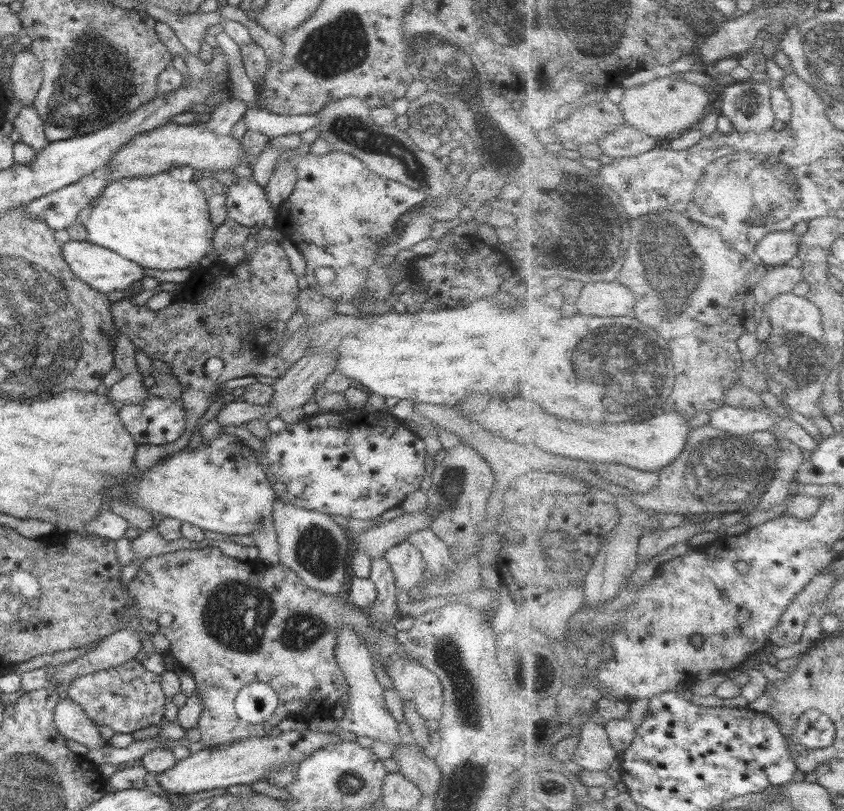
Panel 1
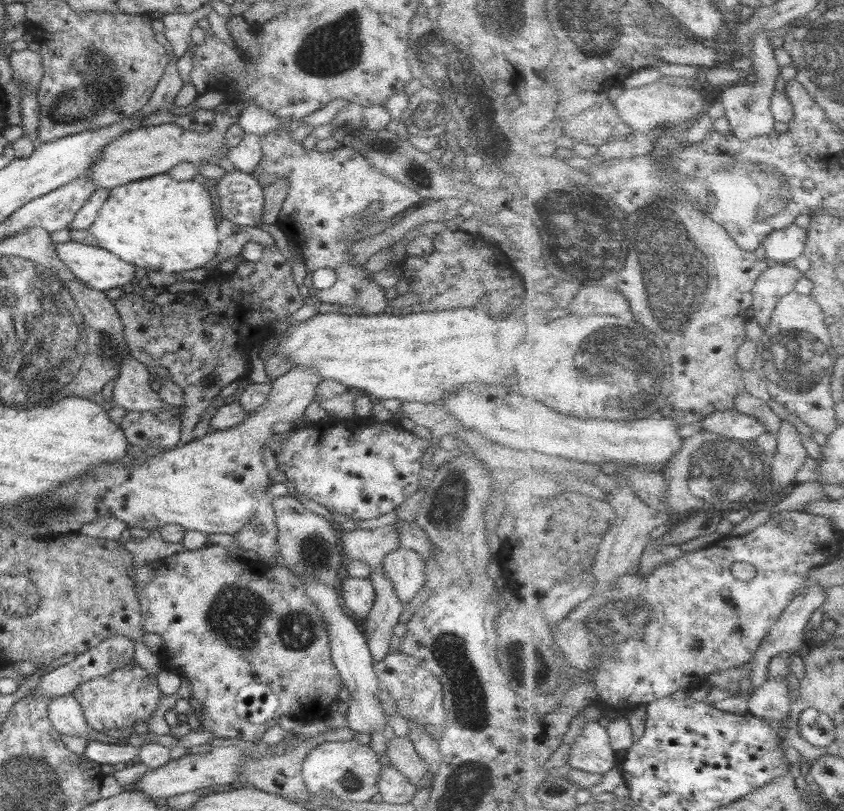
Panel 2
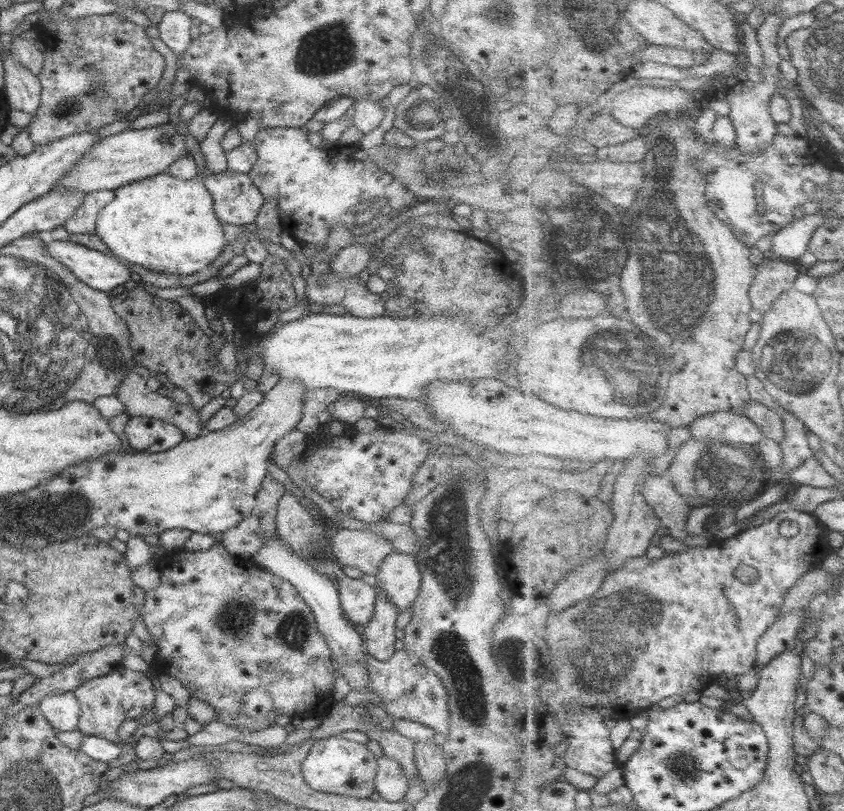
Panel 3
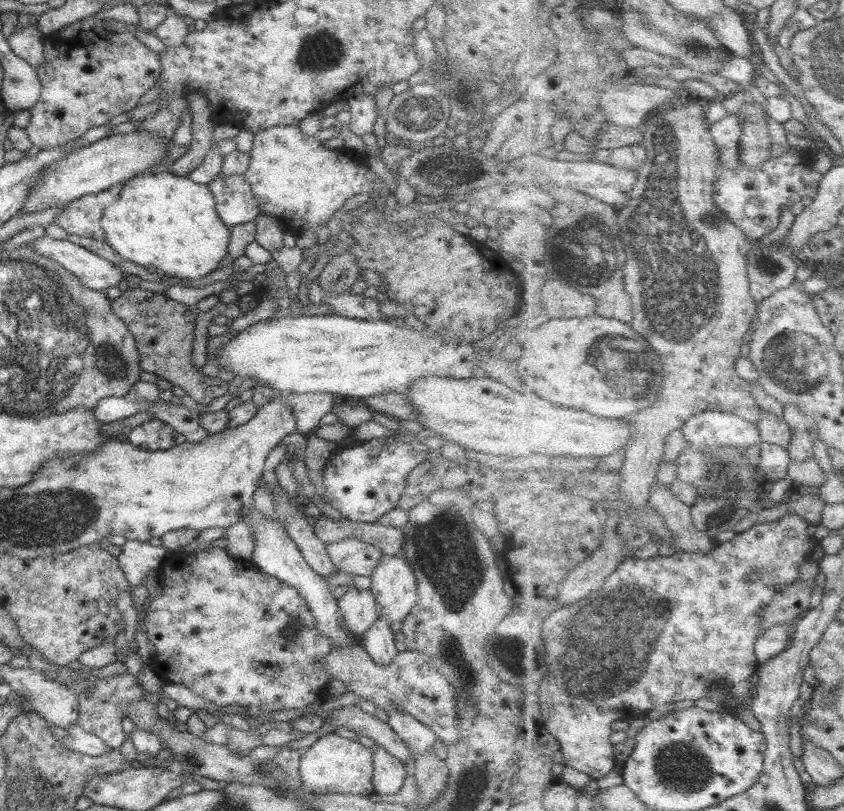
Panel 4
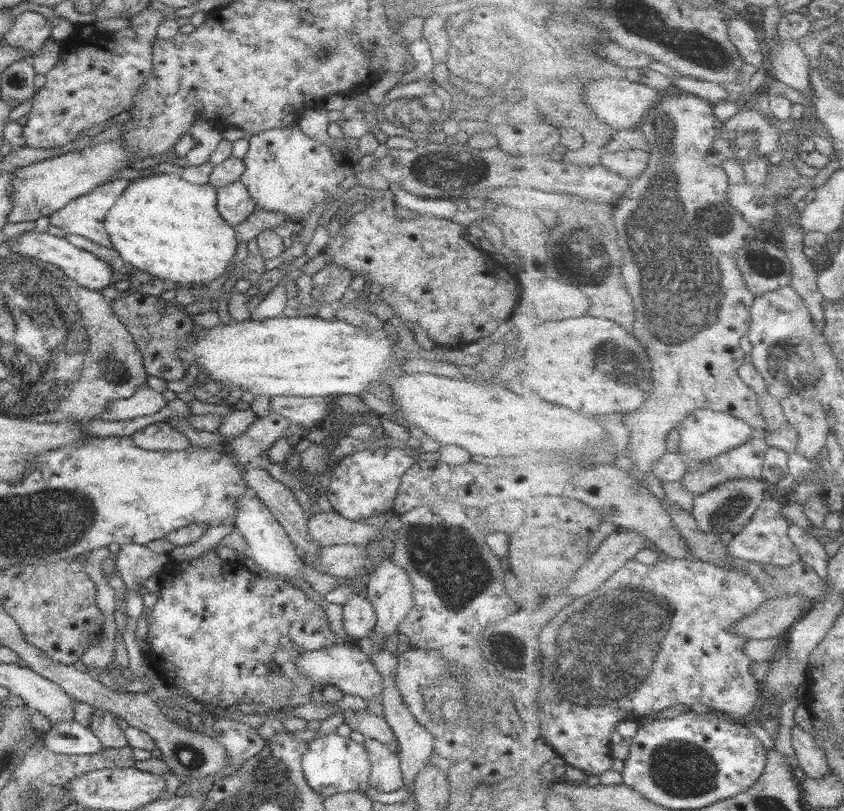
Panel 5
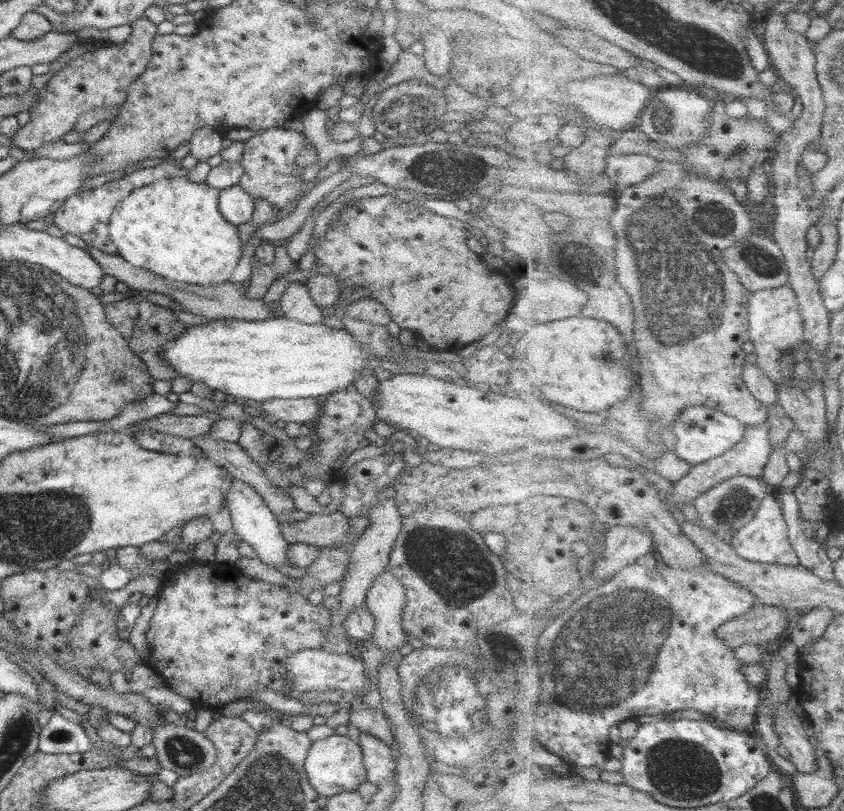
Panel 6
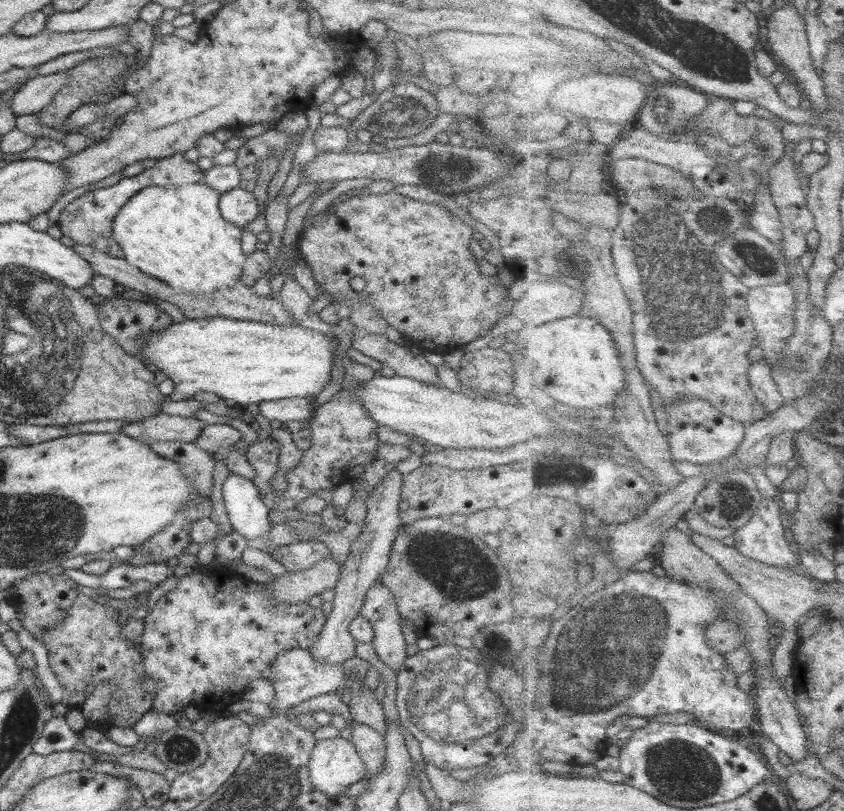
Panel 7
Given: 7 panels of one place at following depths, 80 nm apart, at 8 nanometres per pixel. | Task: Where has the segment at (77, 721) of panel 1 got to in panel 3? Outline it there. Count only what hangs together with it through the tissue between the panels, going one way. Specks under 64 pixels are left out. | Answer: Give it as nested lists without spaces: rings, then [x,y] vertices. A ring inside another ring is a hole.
[[[72,691],[48,694],[36,706],[41,711],[43,718],[55,730],[61,730],[61,732],[77,730],[80,706]]]

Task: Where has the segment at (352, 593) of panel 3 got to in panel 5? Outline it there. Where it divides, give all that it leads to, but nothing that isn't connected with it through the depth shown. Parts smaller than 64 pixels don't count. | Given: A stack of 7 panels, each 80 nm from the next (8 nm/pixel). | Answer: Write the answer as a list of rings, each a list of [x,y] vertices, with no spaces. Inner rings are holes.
[[[353,593],[342,604],[342,627],[353,639],[369,637],[376,623],[371,604],[365,595]]]

